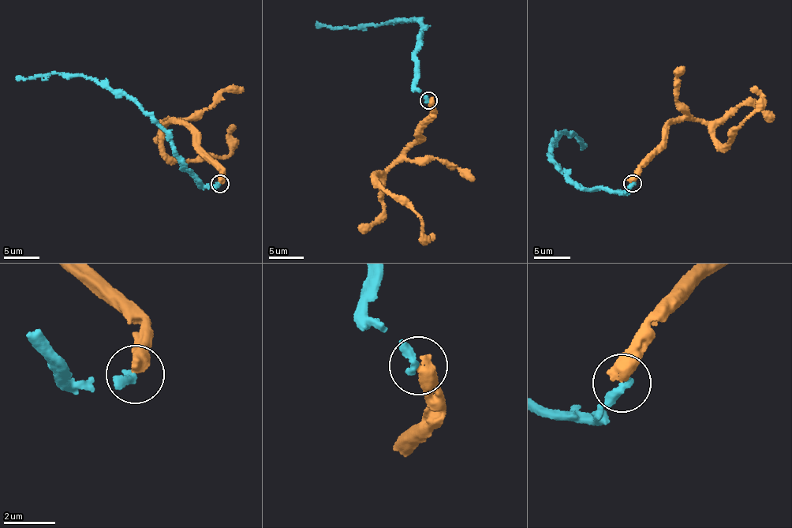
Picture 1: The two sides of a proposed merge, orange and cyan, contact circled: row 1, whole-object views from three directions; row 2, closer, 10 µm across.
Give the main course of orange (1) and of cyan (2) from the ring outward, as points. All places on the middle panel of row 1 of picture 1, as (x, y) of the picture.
1: (428, 100), (434, 114), (420, 135), (390, 167), (377, 172), (377, 181), (417, 215), (421, 240), (435, 235)
2: (428, 100), (416, 87), (415, 49), (424, 27), (419, 20), (333, 29), (316, 24)

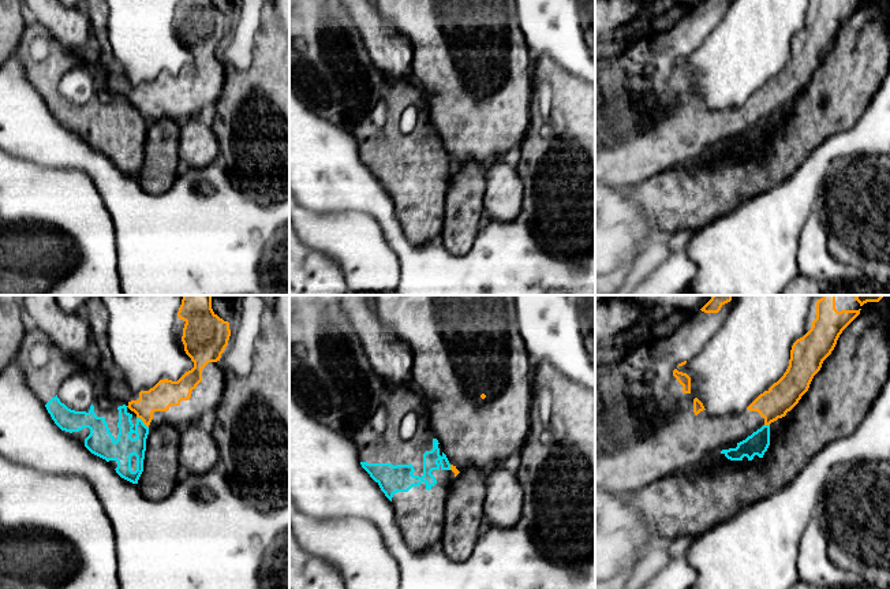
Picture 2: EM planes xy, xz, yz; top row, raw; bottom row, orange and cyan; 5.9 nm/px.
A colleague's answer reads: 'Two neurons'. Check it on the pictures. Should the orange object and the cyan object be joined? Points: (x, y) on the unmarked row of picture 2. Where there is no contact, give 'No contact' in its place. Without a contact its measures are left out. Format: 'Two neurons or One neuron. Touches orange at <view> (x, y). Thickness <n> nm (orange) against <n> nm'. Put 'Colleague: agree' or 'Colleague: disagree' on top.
Colleague: agree
Two neurons. Touches orange at xy (144, 116). Thickness 160 nm (orange) against 140 nm

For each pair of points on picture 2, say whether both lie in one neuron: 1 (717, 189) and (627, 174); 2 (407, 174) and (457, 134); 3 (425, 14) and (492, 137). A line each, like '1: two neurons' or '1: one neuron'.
1: two neurons
2: two neurons
3: one neuron

